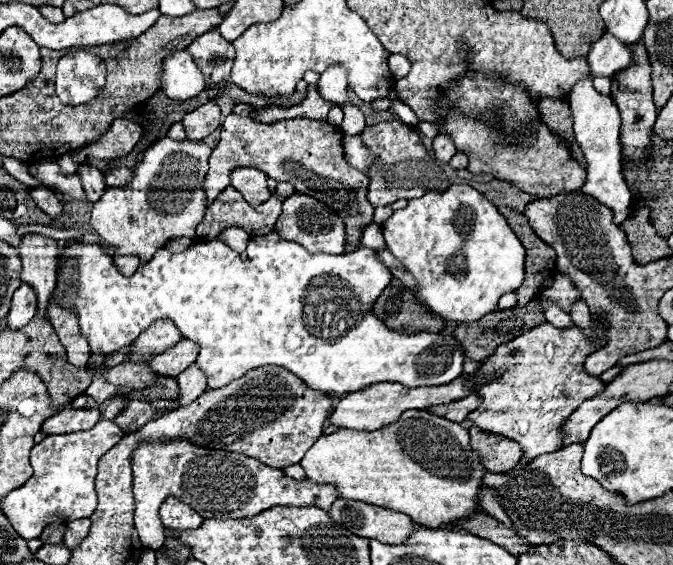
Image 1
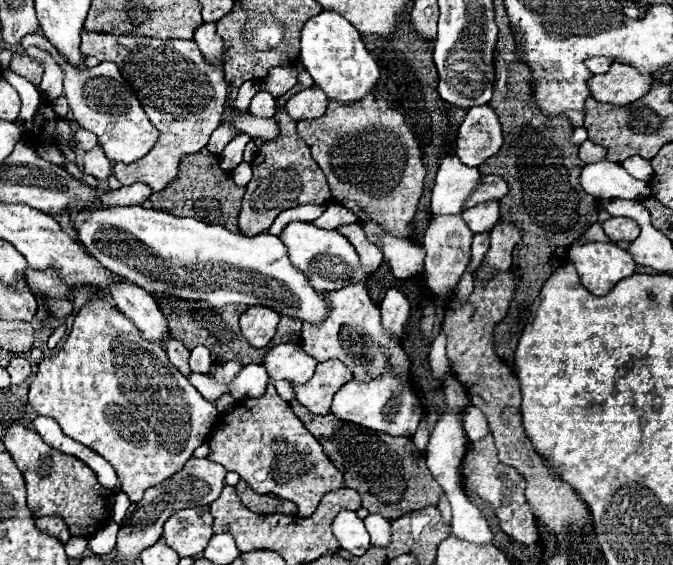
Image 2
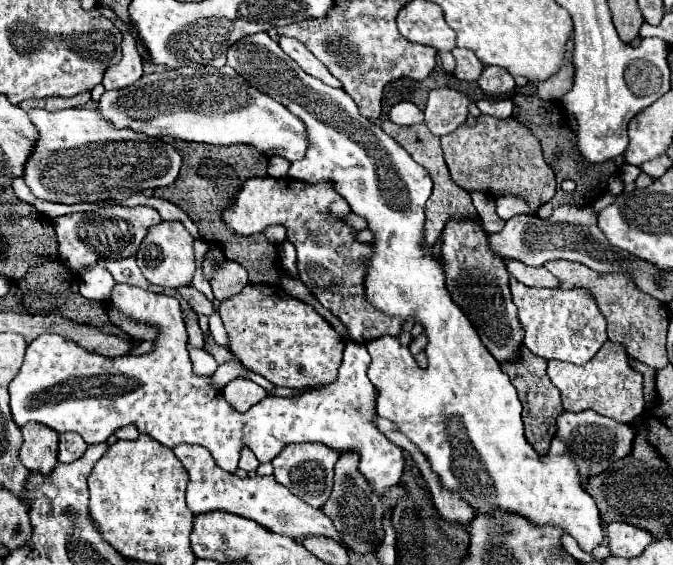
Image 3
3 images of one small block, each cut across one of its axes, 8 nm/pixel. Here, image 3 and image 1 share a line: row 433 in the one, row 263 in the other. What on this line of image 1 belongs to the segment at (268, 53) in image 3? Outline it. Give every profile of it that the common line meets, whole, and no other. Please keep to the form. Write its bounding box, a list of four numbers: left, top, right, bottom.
[382,184,524,322]

